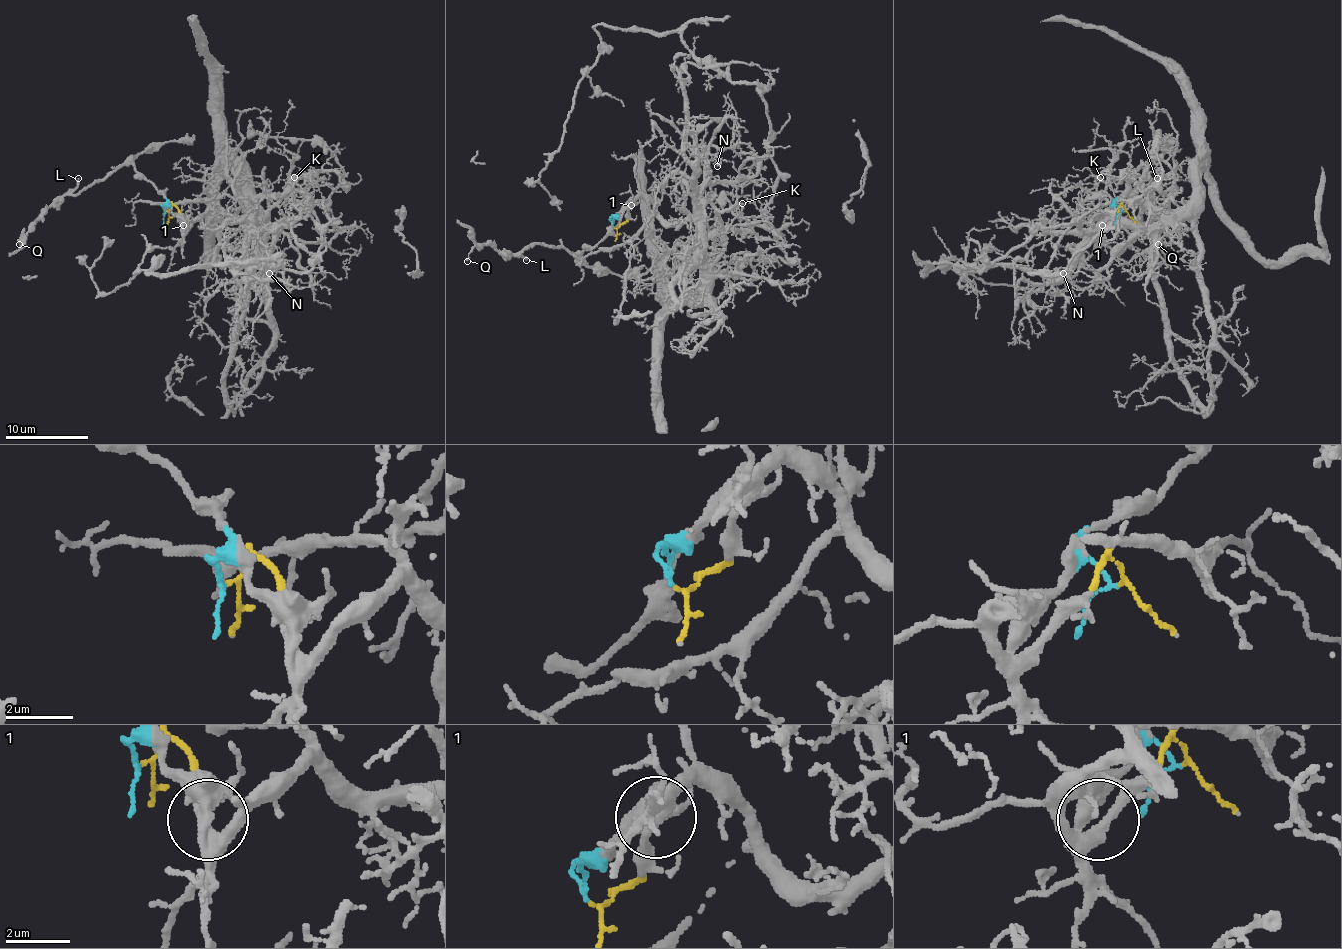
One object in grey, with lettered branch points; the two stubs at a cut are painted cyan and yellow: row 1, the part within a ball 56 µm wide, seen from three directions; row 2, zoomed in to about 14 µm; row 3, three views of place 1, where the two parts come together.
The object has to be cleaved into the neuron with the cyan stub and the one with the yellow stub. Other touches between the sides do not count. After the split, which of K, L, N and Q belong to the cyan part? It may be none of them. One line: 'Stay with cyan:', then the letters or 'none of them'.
Stay with cyan: L, Q

